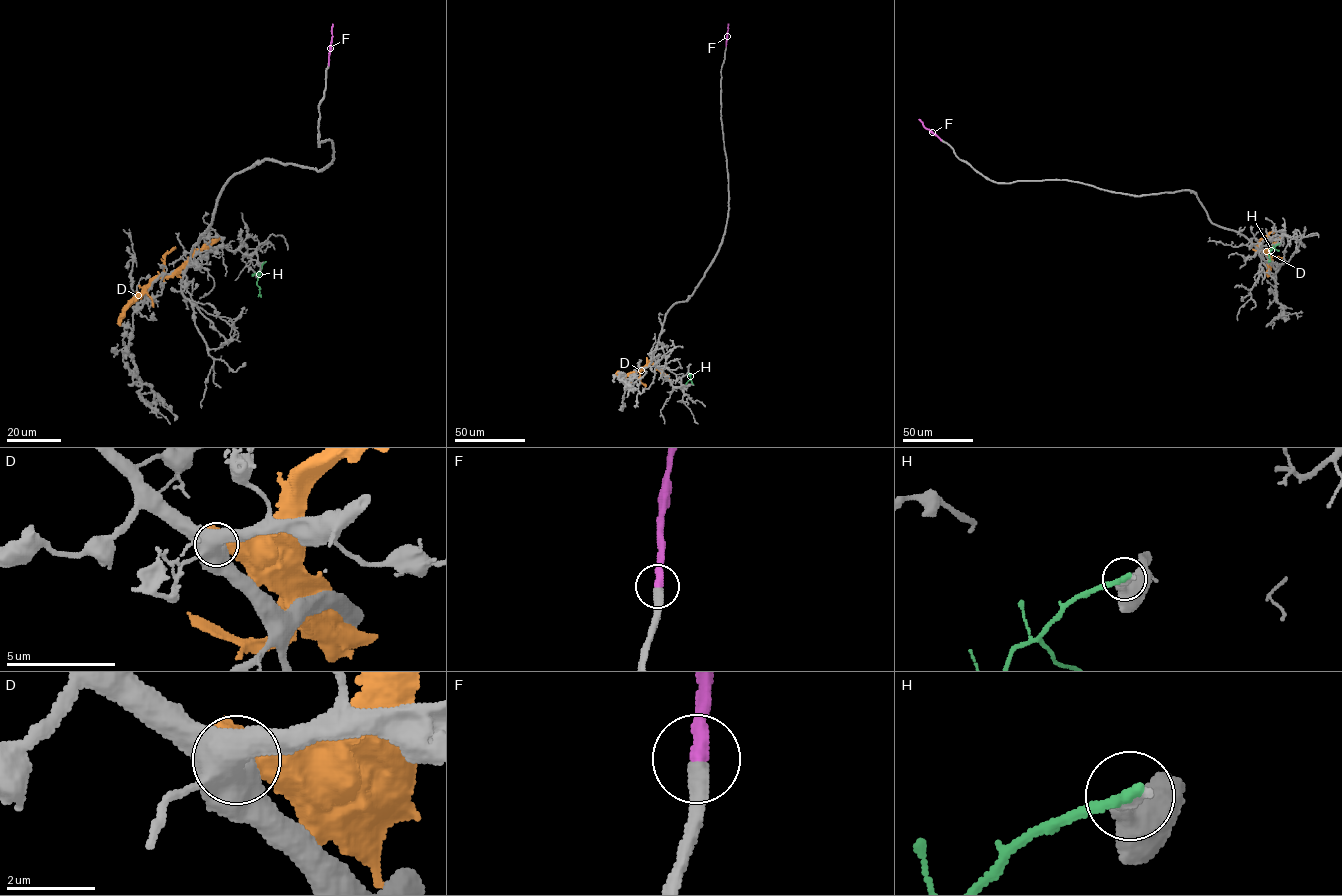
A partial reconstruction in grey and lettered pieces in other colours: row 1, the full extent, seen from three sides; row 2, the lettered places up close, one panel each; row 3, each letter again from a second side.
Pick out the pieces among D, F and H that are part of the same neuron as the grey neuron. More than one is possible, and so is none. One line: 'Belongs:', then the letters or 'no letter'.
Belongs: F

